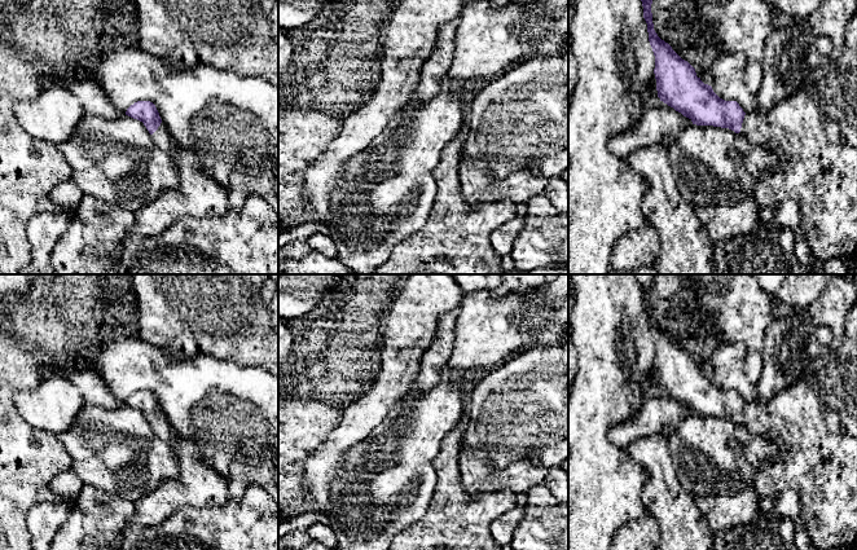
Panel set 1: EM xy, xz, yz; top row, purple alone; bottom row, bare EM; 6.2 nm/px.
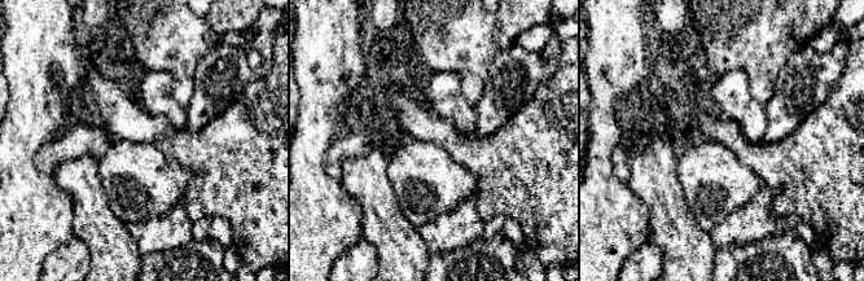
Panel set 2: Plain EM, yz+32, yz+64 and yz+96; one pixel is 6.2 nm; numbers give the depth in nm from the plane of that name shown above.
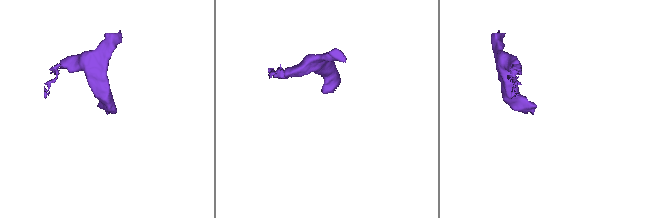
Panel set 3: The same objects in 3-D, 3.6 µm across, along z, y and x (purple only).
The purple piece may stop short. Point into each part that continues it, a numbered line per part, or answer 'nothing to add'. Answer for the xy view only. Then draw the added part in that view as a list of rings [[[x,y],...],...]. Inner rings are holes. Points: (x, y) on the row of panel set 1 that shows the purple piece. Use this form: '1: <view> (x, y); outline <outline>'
1: xy (162, 137); outline [[[162,122],[158,129],[151,135],[154,144],[163,151],[172,153],[175,149],[175,138],[171,136],[166,124]]]

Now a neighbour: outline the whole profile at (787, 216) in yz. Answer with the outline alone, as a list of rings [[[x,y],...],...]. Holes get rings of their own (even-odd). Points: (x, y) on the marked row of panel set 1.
[[[783,201],[777,206],[777,212],[774,219],[769,223],[760,221],[760,226],[764,228],[788,228],[795,233],[799,230],[800,216],[797,211],[797,204],[791,201]]]

